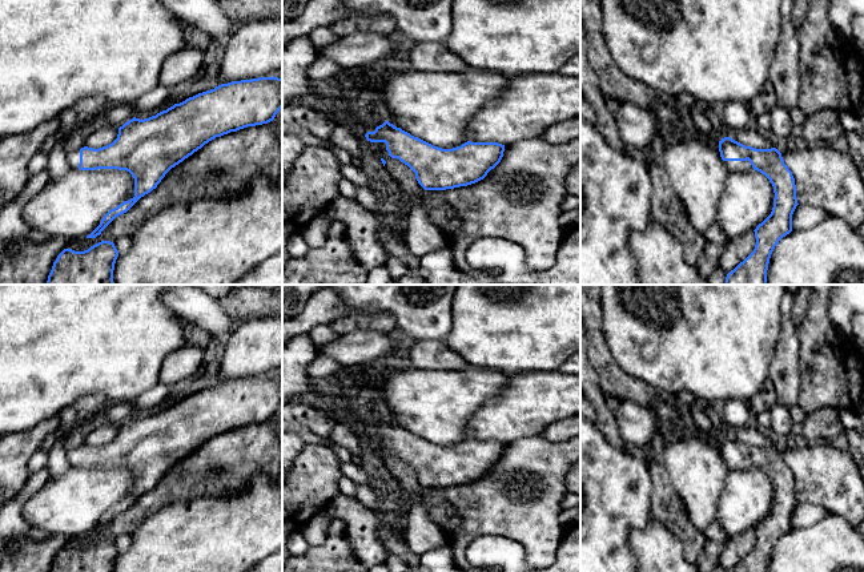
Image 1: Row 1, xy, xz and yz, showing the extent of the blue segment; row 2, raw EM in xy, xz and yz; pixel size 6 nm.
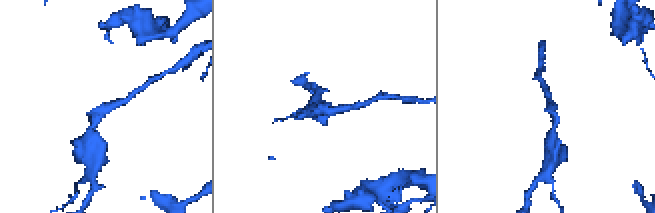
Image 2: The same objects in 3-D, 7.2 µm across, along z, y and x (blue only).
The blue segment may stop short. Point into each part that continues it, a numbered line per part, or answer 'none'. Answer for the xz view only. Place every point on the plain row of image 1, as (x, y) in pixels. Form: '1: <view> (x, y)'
1: xz (298, 353)

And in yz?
1: yz (731, 463)

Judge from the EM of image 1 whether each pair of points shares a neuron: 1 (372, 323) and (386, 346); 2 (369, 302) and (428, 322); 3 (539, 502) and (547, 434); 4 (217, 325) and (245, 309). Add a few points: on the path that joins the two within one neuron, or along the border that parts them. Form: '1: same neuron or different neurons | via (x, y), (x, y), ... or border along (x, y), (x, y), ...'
1: different neurons | border along (389, 333), (354, 330), (346, 334)
2: same neuron | via (384, 302), (406, 302), (413, 307)
3: different neurons | border along (541, 434), (546, 439), (566, 440)
4: different neurons | border along (217, 298), (221, 307), (234, 321)

